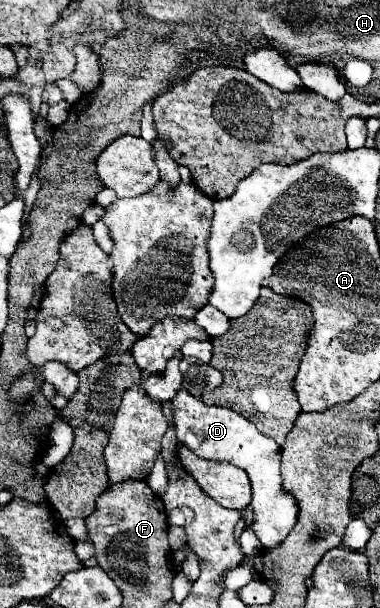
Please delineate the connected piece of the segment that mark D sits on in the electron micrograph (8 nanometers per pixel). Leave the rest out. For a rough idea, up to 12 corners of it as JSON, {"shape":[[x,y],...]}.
{"shape":[[183,388],[179,444],[247,472],[253,532],[277,546],[297,520],[281,446],[243,414]]}

